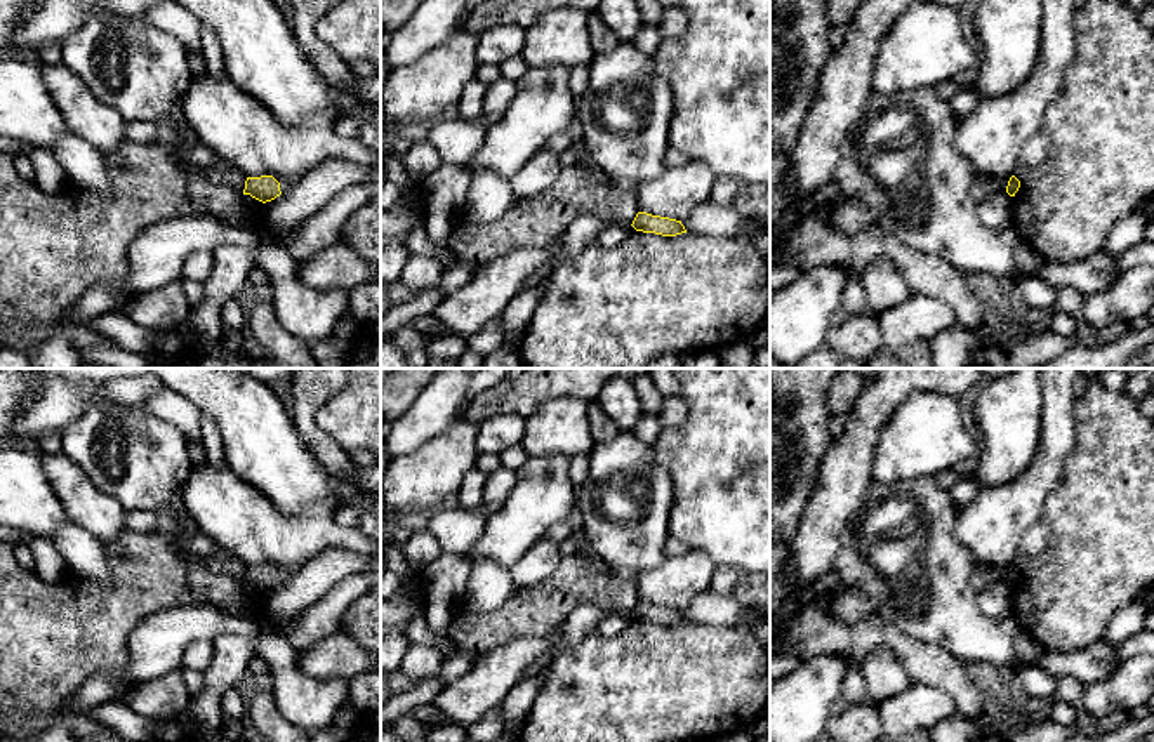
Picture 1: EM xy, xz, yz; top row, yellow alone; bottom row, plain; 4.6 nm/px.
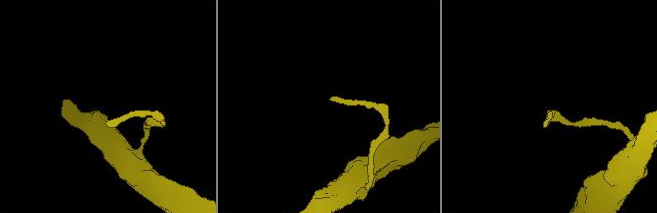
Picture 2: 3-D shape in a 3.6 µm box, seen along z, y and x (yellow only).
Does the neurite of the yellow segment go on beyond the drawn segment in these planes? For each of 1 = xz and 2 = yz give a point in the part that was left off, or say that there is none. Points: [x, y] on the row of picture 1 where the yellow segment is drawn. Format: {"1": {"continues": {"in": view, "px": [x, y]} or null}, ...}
{"1": {"continues": null}, "2": {"continues": null}}

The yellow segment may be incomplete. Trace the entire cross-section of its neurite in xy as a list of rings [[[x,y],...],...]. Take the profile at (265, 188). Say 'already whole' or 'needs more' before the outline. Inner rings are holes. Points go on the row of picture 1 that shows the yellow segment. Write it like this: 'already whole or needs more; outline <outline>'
already whole; outline [[[273,176],[247,177],[243,195],[266,203],[282,195],[280,182]]]

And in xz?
already whole; outline [[[638,212],[631,226],[636,231],[655,233],[662,236],[676,236],[676,235],[686,233],[681,221],[652,215],[647,212]]]

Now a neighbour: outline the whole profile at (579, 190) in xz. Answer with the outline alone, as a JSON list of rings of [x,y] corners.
[[[593,165],[563,167],[554,184],[534,198],[516,200],[499,219],[473,224],[459,219],[448,248],[459,262],[488,262],[509,250],[547,248],[568,224],[586,214],[633,224],[640,182],[617,179]]]

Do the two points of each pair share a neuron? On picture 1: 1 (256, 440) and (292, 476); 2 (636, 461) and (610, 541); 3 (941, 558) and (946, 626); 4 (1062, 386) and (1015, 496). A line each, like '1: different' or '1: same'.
1: same
2: same
3: same
4: same

